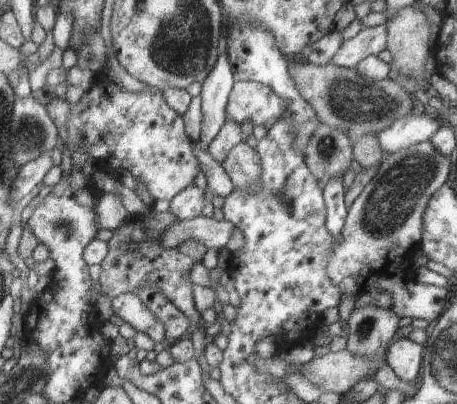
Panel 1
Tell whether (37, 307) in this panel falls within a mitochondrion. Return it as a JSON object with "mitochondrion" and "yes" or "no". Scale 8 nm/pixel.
{"mitochondrion":"no"}

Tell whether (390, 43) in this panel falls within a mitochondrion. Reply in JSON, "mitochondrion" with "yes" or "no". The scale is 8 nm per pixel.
{"mitochondrion":"no"}

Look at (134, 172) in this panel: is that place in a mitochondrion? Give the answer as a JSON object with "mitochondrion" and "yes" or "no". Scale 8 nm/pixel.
{"mitochondrion":"no"}

